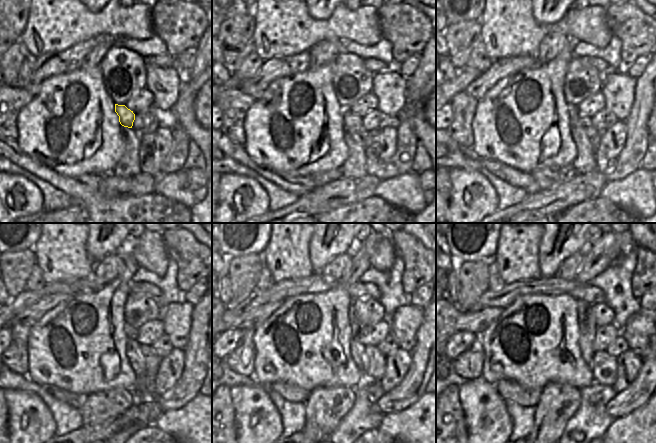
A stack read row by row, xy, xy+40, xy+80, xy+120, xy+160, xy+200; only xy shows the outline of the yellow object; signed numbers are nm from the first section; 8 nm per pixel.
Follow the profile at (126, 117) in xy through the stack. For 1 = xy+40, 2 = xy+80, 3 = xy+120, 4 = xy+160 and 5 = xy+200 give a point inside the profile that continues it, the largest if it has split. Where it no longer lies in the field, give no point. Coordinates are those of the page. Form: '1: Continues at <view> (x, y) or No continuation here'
1: Continues at xy+40 (350, 119)
2: Continues at xy+80 (585, 122)
3: Continues at xy+120 (152, 360)
4: Continues at xy+160 (377, 361)
5: Continues at xy+200 (604, 366).

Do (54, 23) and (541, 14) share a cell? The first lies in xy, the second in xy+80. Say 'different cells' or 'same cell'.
different cells

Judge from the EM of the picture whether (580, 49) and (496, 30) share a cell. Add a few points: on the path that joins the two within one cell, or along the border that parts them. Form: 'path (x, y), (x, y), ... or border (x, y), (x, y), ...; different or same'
border (574, 40), (587, 42), (597, 47); different

